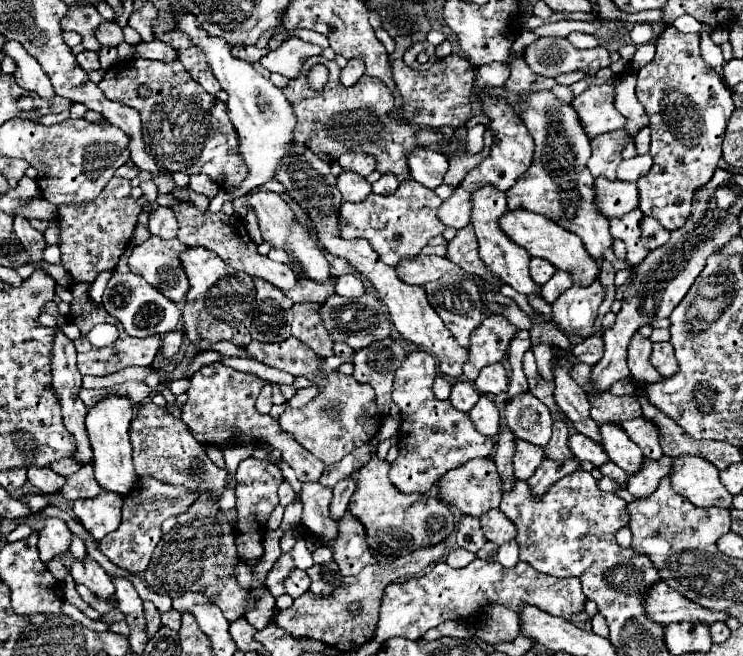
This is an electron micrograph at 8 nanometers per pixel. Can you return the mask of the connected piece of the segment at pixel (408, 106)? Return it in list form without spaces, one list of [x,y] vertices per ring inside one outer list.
[[[447,55],[445,59],[437,59],[431,69],[415,71],[403,63],[403,59],[389,59],[395,87],[403,99],[403,117],[413,125],[427,127],[463,127],[471,115],[471,87],[473,87],[473,67],[461,55]]]

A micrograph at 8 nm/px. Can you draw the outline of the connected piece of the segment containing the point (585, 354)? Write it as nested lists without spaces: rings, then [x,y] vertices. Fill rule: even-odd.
[[[597,335],[587,337],[581,345],[571,349],[575,353],[575,357],[587,365],[595,365],[601,357],[603,357],[603,339]]]

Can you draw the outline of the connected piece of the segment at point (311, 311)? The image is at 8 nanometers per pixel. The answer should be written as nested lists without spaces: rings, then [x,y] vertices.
[[[295,303],[293,305],[293,337],[299,337],[305,345],[315,349],[319,357],[331,357],[333,355],[333,341],[323,327],[321,315],[319,315],[321,303]]]

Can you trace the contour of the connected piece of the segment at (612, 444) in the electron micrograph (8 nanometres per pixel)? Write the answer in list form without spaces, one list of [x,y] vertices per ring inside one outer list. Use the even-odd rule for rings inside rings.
[[[615,423],[601,425],[601,435],[603,435],[603,447],[605,453],[609,455],[609,461],[621,467],[627,475],[635,475],[645,461],[643,451]]]

